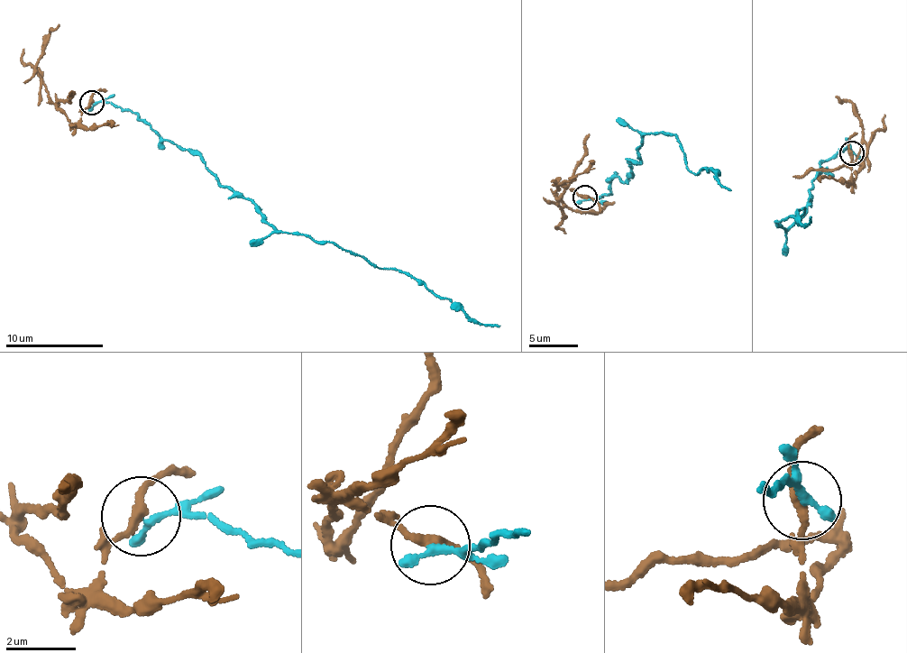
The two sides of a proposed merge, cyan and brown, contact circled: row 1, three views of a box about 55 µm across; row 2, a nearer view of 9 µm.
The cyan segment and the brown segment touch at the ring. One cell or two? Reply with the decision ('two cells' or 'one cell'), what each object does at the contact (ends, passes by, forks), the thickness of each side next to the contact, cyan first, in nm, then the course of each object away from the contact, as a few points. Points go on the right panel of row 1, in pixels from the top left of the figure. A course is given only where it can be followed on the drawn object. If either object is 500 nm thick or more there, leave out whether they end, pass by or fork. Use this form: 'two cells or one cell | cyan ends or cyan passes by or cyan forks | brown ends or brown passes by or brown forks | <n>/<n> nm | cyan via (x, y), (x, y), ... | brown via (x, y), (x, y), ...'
two cells | cyan ends | brown passes by | 240/220 nm | cyan via (850, 153), (819, 165), (827, 171), (806, 212), (774, 224), (804, 207), (796, 217), (810, 218) | brown via (850, 153), (854, 180), (866, 153), (863, 126), (853, 104), (835, 96)

